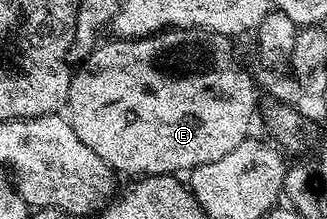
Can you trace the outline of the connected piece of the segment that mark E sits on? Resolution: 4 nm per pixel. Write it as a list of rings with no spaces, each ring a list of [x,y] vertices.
[[[168,29],[135,41],[104,42],[72,74],[67,118],[77,137],[119,175],[179,175],[182,169],[213,163],[249,137],[251,120],[257,117],[252,70],[239,62],[231,45],[232,38],[204,29]]]

